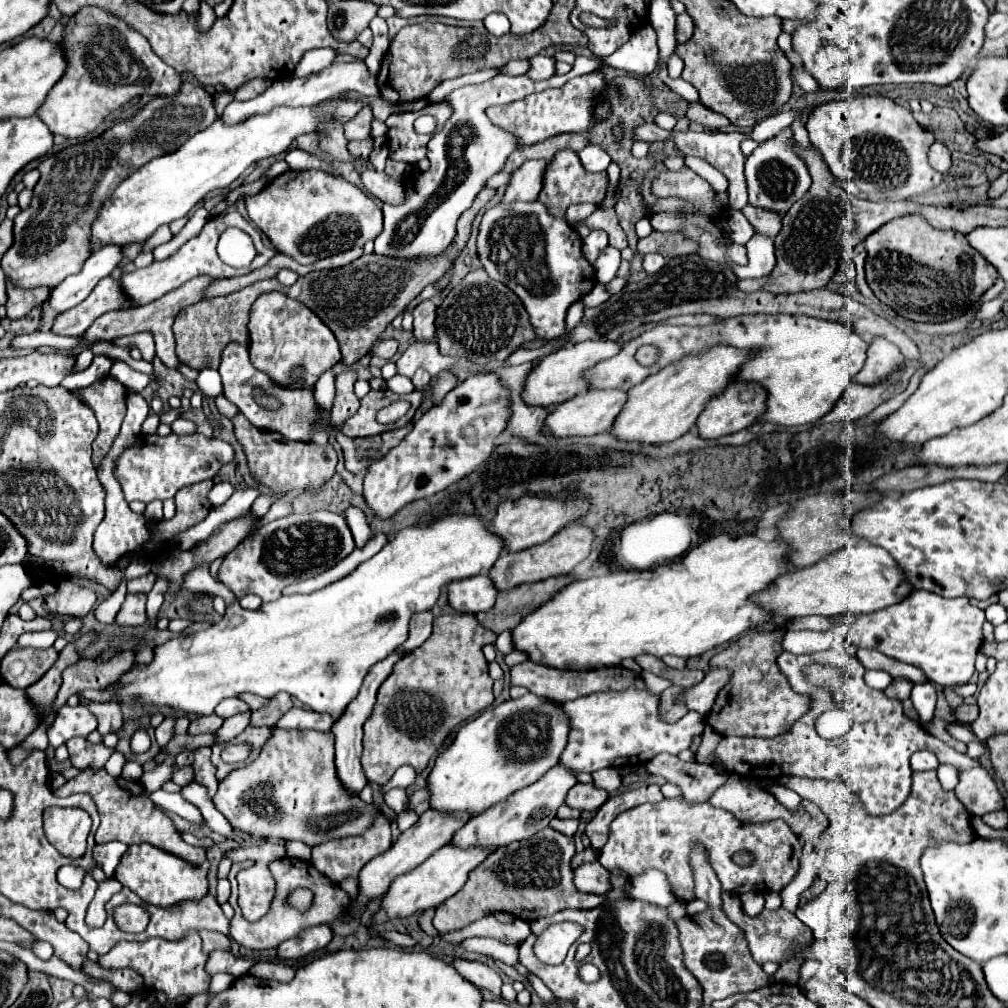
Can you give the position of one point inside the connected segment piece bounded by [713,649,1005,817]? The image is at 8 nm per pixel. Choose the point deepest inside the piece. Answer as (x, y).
(872, 758)

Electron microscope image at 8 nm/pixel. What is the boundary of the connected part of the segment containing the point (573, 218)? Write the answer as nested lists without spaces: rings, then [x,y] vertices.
[[[581,203],[581,205],[575,205],[575,207],[571,205],[571,207],[567,209],[565,219],[567,219],[569,223],[577,223],[577,221],[587,219],[595,209],[597,209],[597,207],[595,207],[595,205],[589,205],[589,203]]]

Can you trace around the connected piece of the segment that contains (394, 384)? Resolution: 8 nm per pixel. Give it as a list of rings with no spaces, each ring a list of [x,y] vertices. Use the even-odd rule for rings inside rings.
[[[397,374],[387,381],[388,388],[397,394],[408,394],[414,391],[414,385],[410,378]]]

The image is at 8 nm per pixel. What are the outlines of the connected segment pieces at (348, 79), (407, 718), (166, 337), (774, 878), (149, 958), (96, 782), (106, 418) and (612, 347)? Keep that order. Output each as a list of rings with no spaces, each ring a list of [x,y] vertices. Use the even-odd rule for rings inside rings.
[[[351,61],[351,63],[333,63],[329,65],[327,69],[315,73],[315,75],[309,75],[309,77],[303,77],[303,79],[297,79],[297,77],[289,77],[289,79],[279,79],[279,81],[273,81],[273,85],[257,95],[255,99],[249,99],[249,101],[231,101],[223,115],[219,117],[225,125],[237,125],[237,123],[243,123],[247,119],[251,119],[253,115],[265,115],[265,113],[271,113],[275,107],[307,107],[307,105],[317,105],[333,95],[337,95],[339,91],[347,91],[347,89],[353,89],[353,91],[359,91],[359,93],[365,93],[365,95],[379,95],[379,87],[377,87],[377,79],[369,75],[367,67],[363,61]]]
[[[471,613],[463,615],[441,615],[433,619],[433,633],[429,639],[413,649],[407,657],[399,659],[395,663],[393,673],[385,679],[377,693],[377,703],[371,713],[371,717],[365,721],[363,729],[363,757],[361,765],[371,783],[385,785],[393,777],[393,773],[401,765],[413,765],[417,773],[421,773],[429,759],[435,755],[435,751],[443,745],[447,735],[465,719],[481,713],[493,703],[493,679],[487,671],[487,659],[483,655],[483,645],[493,643],[497,639],[495,633],[487,631],[479,625],[477,617]],[[405,691],[415,691],[415,701],[399,701],[399,695]]]
[[[199,277],[199,279],[193,279],[193,281],[189,281],[187,285],[181,285],[179,289],[163,295],[161,299],[153,301],[151,305],[143,305],[143,307],[135,307],[135,309],[127,309],[127,311],[111,311],[111,313],[105,313],[103,317],[97,317],[97,321],[79,337],[79,339],[81,339],[79,347],[65,351],[67,357],[73,357],[73,359],[75,359],[81,351],[89,349],[93,343],[111,341],[111,339],[115,339],[115,337],[127,337],[127,335],[133,335],[133,333],[137,333],[137,331],[145,331],[145,329],[147,329],[147,331],[153,335],[153,339],[155,339],[157,357],[161,357],[163,363],[165,363],[169,369],[175,369],[175,371],[177,371],[179,365],[181,365],[181,361],[179,361],[179,357],[177,357],[177,353],[175,353],[175,339],[173,339],[173,331],[171,331],[173,319],[175,319],[175,315],[177,315],[183,307],[201,301],[201,299],[203,299],[203,289],[205,289],[211,281],[213,281],[213,279],[209,279],[209,277]]]
[[[683,795],[659,803],[645,803],[617,815],[611,823],[609,839],[597,859],[607,871],[623,871],[629,879],[643,875],[647,869],[663,871],[671,885],[671,893],[679,901],[689,903],[695,899],[695,877],[689,855],[697,843],[707,849],[709,865],[717,873],[723,893],[741,895],[745,891],[781,891],[799,869],[799,837],[783,819],[743,823],[725,809],[717,809],[709,803],[693,803]],[[665,849],[671,851],[671,857],[661,861]],[[741,849],[755,853],[755,863],[751,867],[739,867],[731,861],[731,855]]]
[[[189,933],[179,943],[171,943],[171,941],[163,941],[163,939],[147,939],[145,943],[121,941],[115,949],[111,949],[111,953],[105,953],[99,957],[101,967],[107,967],[107,969],[129,967],[145,979],[145,987],[163,989],[171,997],[199,995],[203,991],[207,991],[209,977],[207,977],[207,973],[203,973],[205,961],[207,961],[207,955],[201,951],[199,933]]]
[[[91,769],[79,773],[77,777],[69,779],[63,787],[54,791],[57,797],[65,795],[75,795],[75,793],[87,793],[99,807],[99,817],[101,817],[101,827],[95,833],[97,843],[107,843],[107,841],[123,841],[125,845],[133,843],[149,843],[153,847],[165,849],[167,853],[181,857],[183,861],[191,865],[203,865],[205,861],[205,849],[203,847],[193,847],[185,843],[179,835],[179,829],[175,823],[151,803],[149,793],[137,785],[137,781],[125,781],[121,777],[111,777],[105,769],[93,773]]]
[[[107,375],[105,379],[97,379],[89,387],[75,389],[73,393],[79,397],[79,401],[95,411],[95,417],[99,421],[99,435],[93,441],[93,465],[99,469],[103,457],[119,435],[127,411],[127,387]]]
[[[583,341],[583,343],[565,345],[563,349],[543,357],[539,361],[539,365],[535,365],[527,373],[525,383],[523,383],[523,391],[521,391],[521,399],[529,407],[545,407],[545,409],[549,409],[557,403],[563,403],[587,387],[587,385],[583,385],[583,379],[581,379],[581,373],[585,369],[589,369],[597,361],[613,357],[615,353],[619,353],[619,345],[615,341]]]

